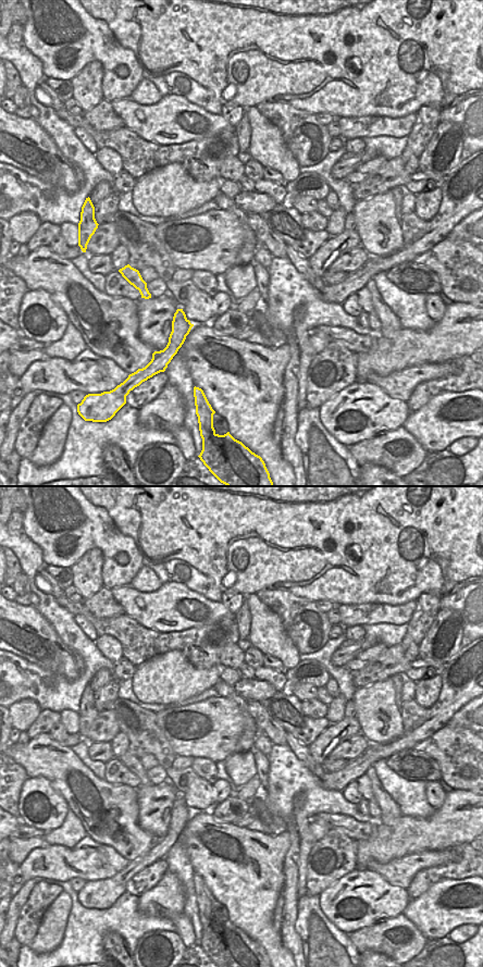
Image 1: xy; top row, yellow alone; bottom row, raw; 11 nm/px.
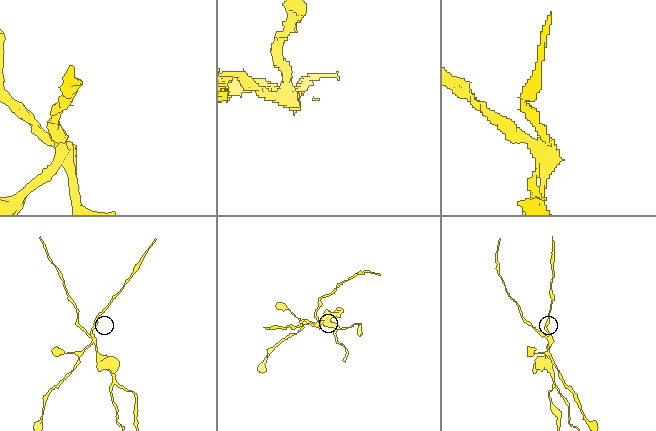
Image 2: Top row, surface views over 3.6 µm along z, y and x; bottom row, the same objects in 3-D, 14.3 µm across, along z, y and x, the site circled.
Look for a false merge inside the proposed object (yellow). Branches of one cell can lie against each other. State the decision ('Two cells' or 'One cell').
Two cells

